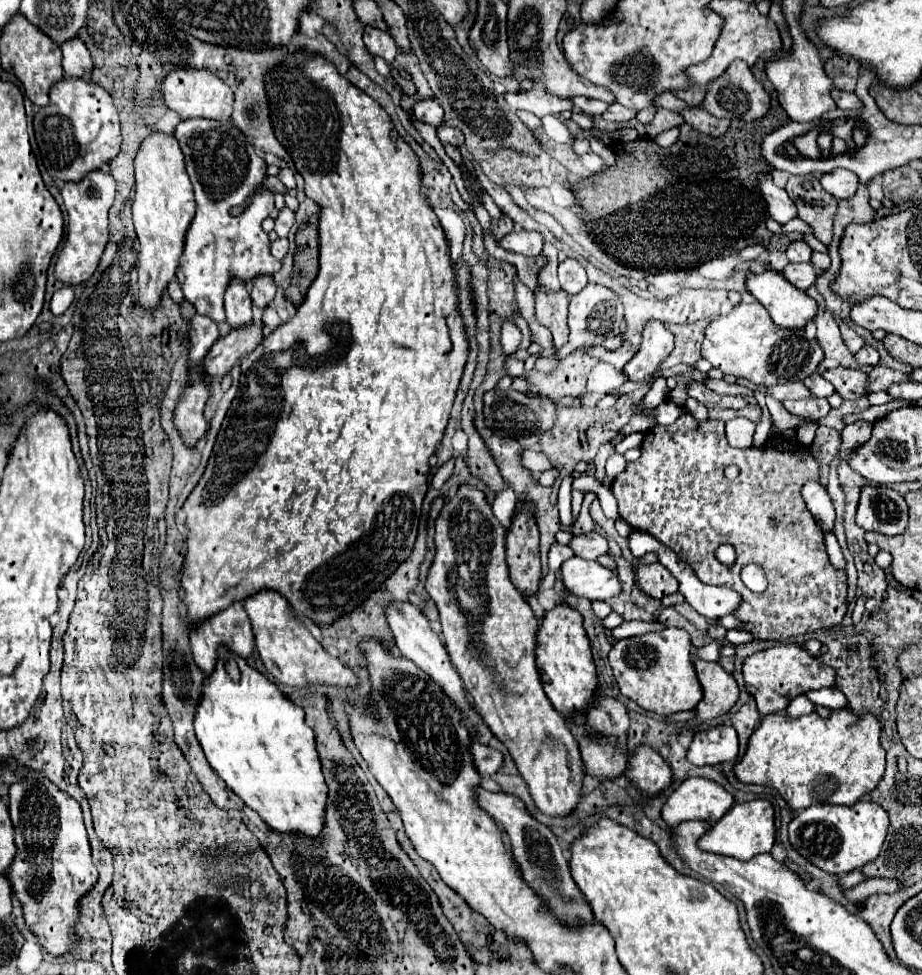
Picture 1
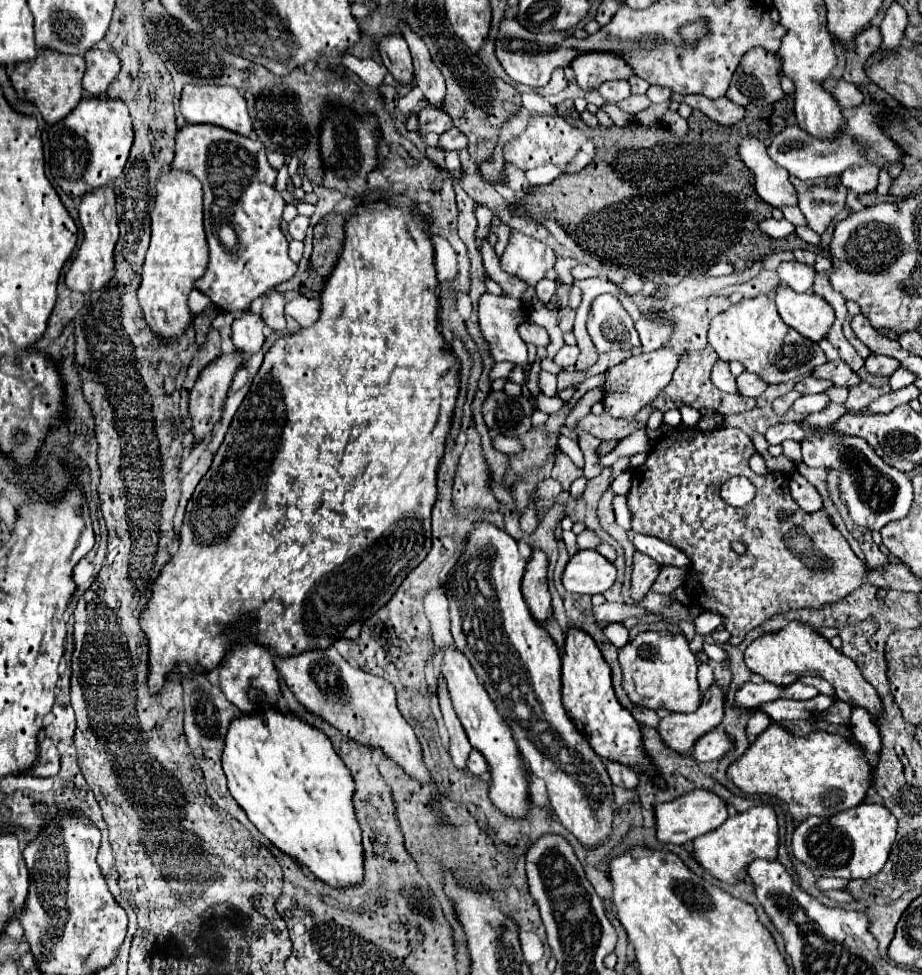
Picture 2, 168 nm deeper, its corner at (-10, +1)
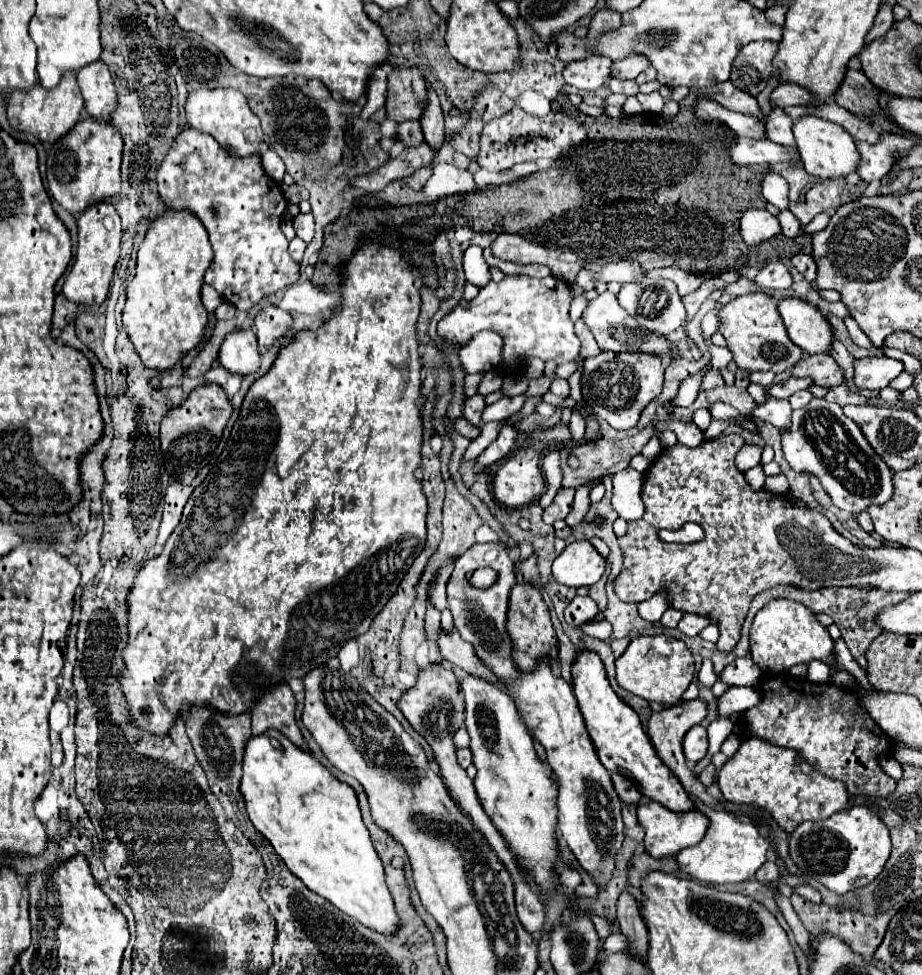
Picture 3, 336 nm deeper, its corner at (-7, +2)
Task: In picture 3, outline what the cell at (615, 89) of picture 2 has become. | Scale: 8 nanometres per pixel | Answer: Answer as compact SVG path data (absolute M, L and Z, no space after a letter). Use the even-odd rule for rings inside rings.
M629 55L625 59L613 61L611 67L611 75L619 77L619 79L635 79L641 71L645 71L649 67L649 59L645 59L645 55Z

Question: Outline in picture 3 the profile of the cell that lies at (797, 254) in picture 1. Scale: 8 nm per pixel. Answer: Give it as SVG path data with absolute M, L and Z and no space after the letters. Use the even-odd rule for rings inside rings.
M797 253L793 259L791 259L791 265L807 279L807 281L815 281L815 271L817 271L817 265L813 261L811 255L803 255L803 253Z

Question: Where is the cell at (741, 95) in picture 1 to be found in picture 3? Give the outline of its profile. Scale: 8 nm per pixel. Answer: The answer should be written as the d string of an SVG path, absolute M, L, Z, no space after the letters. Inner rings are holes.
M777 41L747 43L733 61L731 83L737 89L757 97L765 89L769 77L775 73L771 61L777 49L779 49Z

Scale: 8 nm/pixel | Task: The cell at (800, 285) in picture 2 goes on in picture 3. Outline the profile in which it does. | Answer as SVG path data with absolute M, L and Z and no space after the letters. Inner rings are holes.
M773 261L773 263L759 269L759 273L753 277L753 283L757 287L761 287L763 291L767 291L767 289L789 289L793 279L789 275L789 269L781 261Z

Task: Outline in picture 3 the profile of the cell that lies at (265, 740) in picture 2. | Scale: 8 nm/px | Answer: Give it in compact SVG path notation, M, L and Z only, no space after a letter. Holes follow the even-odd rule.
M275 731L275 735L265 733L249 739L243 757L241 793L247 801L247 813L257 831L261 831L269 839L269 843L275 847L275 851L291 869L291 873L297 875L313 893L325 897L331 905L335 905L337 909L341 909L343 913L347 913L349 917L357 919L359 923L377 933L397 933L401 921L395 911L393 897L385 885L383 863L371 845L369 831L361 819L355 791L349 785L335 779L313 755L293 747L289 739ZM273 739L277 739L283 745L285 753L279 753L271 745Z

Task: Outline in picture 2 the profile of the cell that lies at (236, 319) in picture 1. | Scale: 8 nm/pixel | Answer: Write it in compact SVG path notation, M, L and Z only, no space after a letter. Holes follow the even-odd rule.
M250 308L232 324L232 342L244 354L256 354L264 344L264 322Z

